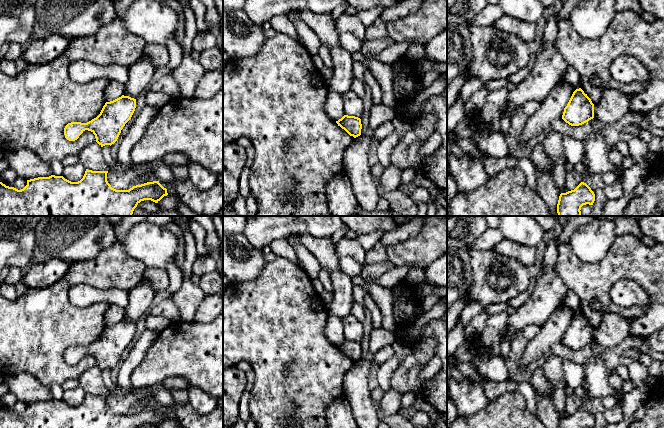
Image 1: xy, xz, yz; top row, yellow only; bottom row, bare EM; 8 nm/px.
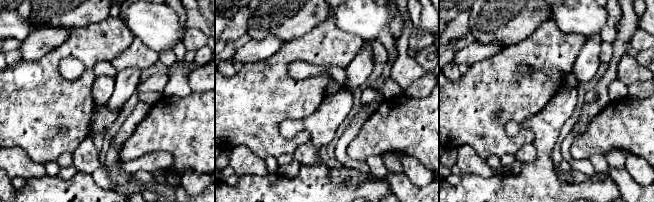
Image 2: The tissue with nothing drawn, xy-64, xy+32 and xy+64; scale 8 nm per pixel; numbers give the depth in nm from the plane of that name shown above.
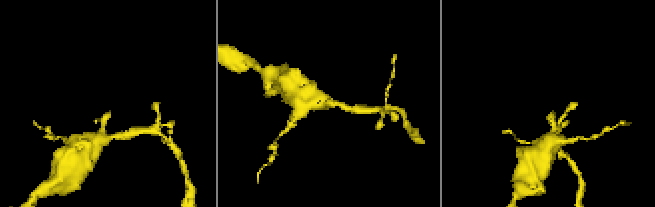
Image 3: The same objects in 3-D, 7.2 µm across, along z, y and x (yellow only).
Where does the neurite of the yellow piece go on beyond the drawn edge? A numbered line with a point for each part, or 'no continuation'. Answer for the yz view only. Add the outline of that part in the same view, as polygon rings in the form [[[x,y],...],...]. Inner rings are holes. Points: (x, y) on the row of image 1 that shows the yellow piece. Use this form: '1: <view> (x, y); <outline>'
no continuation

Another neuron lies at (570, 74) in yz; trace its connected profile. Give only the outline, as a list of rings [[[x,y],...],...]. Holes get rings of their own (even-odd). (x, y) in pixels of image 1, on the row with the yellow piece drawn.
[[[568,65],[566,70],[563,72],[562,77],[564,77],[569,83],[571,83],[572,86],[576,87],[577,89],[580,88],[581,84],[579,73],[572,66]]]

